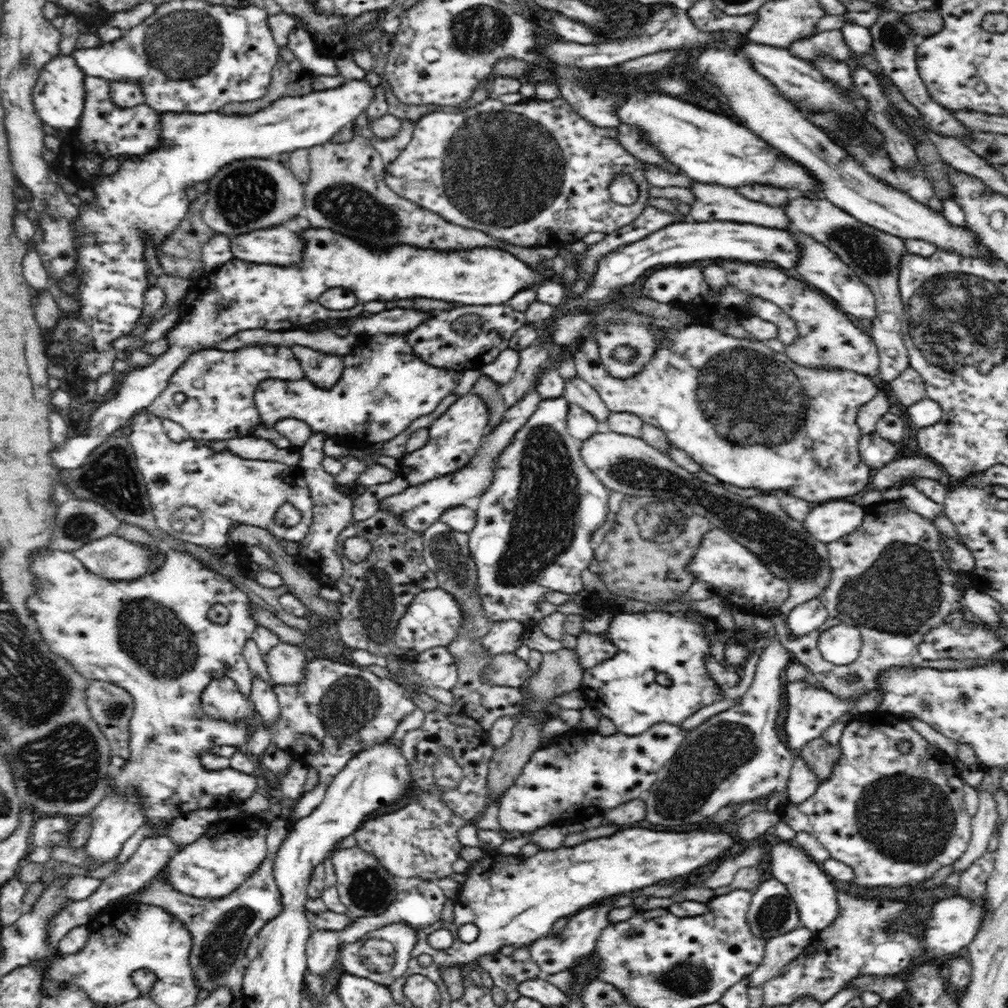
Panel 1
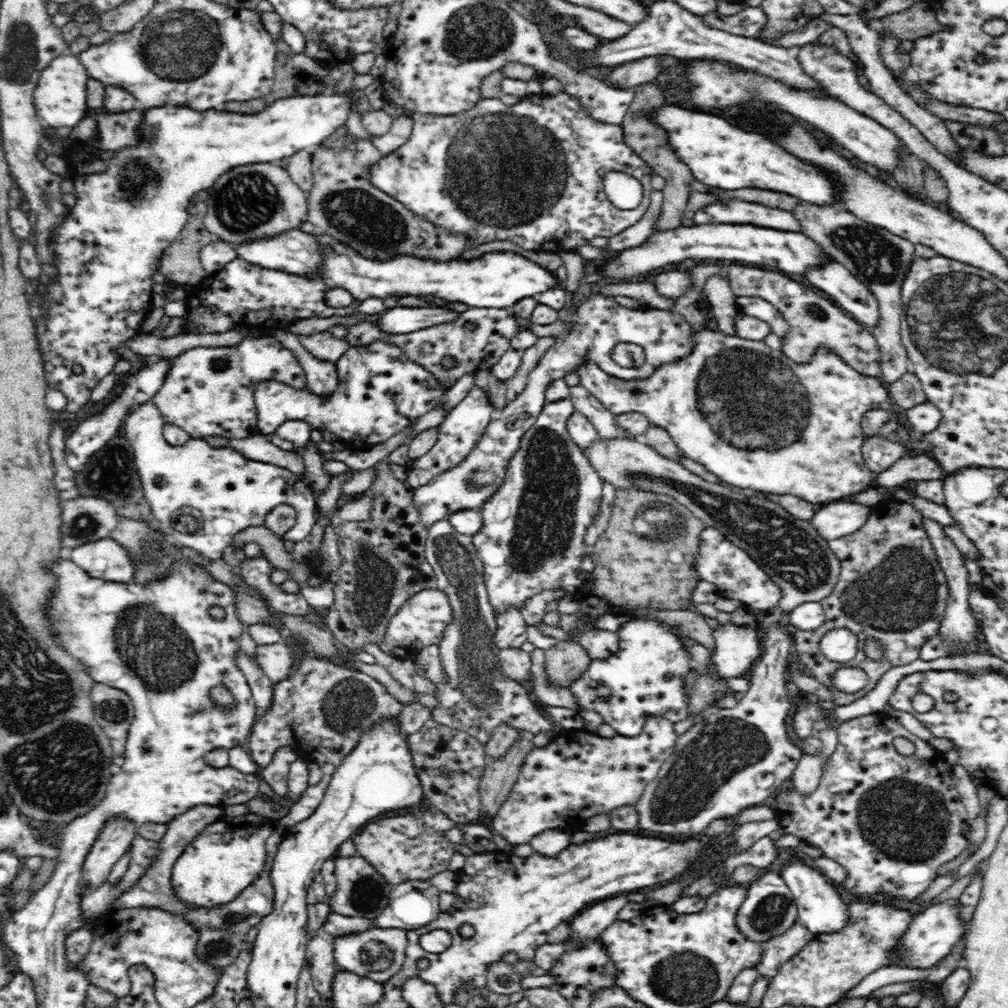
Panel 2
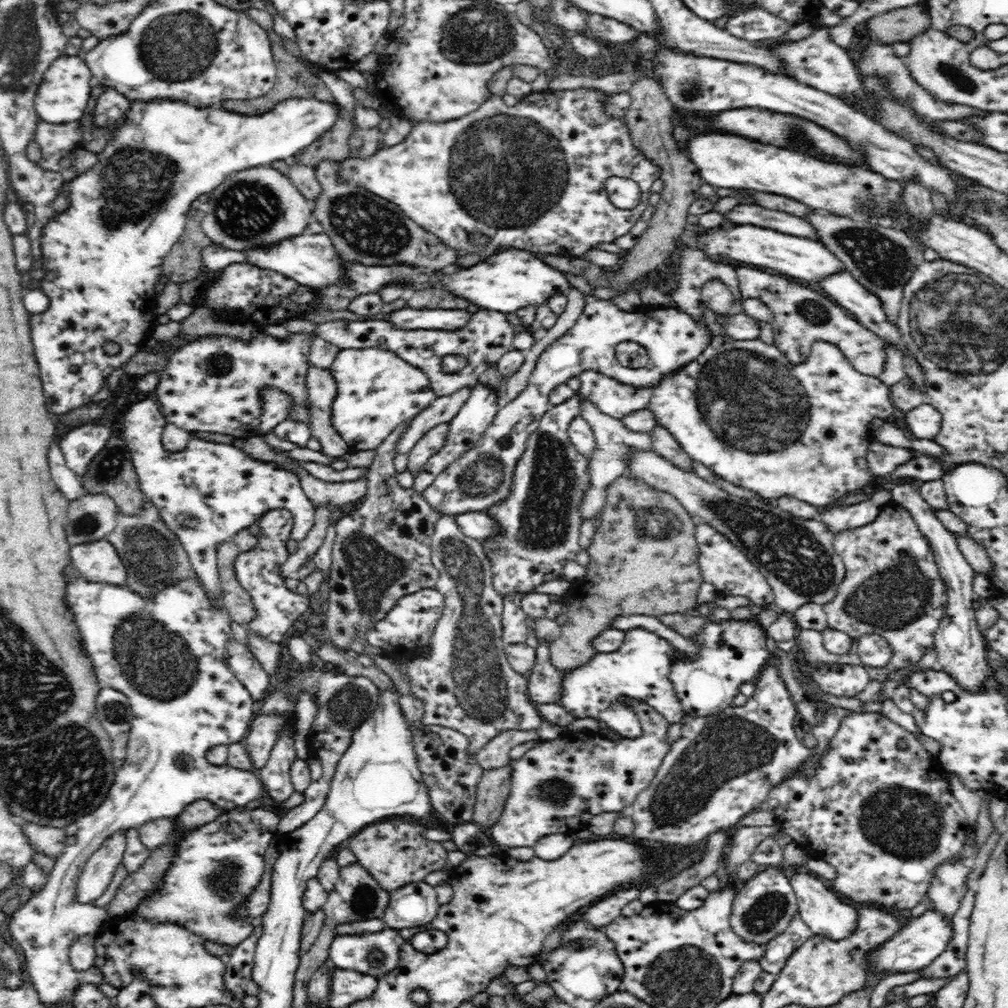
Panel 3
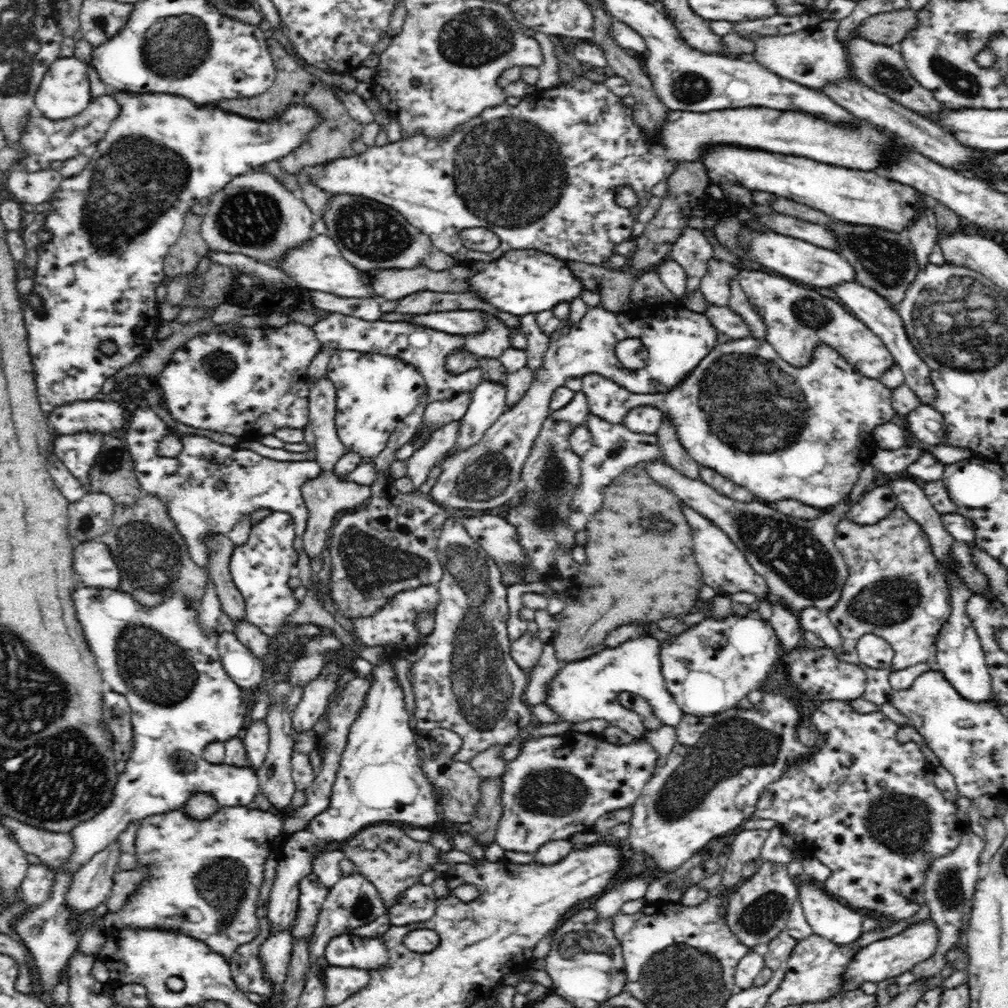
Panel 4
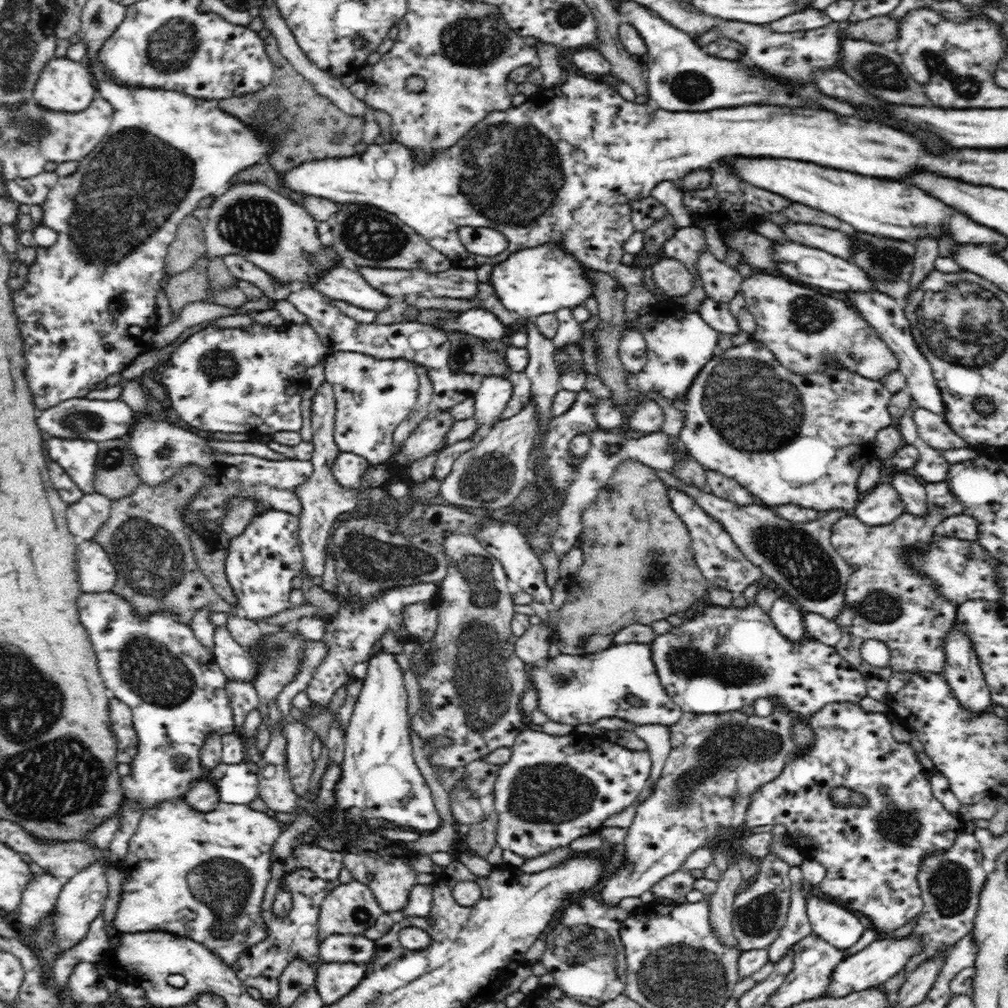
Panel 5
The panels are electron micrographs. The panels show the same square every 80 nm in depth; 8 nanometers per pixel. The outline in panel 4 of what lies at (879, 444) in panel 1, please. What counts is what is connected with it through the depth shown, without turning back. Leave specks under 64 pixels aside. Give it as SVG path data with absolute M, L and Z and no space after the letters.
M902 447L894 450L876 448L871 458L871 464L876 472L894 474L904 472L922 456L923 450L917 447Z

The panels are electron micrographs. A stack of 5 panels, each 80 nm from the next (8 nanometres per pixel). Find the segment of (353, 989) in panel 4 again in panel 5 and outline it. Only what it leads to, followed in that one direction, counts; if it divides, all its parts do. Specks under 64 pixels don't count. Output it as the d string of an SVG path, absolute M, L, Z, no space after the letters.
M318 962L314 986L325 1005L334 1004L363 980L365 970L365 965L354 962Z

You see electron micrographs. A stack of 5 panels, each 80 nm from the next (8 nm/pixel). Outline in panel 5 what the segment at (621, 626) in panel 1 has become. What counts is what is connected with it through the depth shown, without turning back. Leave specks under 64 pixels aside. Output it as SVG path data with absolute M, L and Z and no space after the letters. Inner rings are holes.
M638 641L610 646L610 648L592 654L564 654L546 658L533 664L528 671L529 686L538 693L536 709L543 712L549 720L560 724L594 724L600 719L621 718L632 724L661 724L672 726L683 714L683 710L671 699L664 685L660 682L650 644L640 644ZM633 696L641 700L640 706L635 706L628 701Z

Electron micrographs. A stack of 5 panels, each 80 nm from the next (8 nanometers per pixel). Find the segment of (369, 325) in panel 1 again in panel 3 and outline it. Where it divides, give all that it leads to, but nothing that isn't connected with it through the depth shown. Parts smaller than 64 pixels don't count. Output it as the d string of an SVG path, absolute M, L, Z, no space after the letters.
M402 308L389 314L389 321L398 328L436 329L455 331L465 327L471 319L472 312L468 310L410 310Z

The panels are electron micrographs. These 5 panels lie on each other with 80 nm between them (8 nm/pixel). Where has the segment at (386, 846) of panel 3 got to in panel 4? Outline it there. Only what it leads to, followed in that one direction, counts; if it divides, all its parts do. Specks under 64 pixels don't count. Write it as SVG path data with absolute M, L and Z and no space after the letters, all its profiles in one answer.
M371 825L362 829L342 843L340 848L356 869L356 873L364 876L375 888L387 909L398 904L399 899L408 888L420 883L422 874L430 869L431 864L437 863L440 853L427 842L411 840L404 829L394 826Z

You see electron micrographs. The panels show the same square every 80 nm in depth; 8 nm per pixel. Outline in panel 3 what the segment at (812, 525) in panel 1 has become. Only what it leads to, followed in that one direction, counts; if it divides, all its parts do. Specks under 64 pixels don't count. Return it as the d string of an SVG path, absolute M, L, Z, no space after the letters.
M878 489L869 498L853 506L833 505L828 507L819 519L823 520L834 533L848 528L858 528L870 524L892 502L892 494L888 490Z

